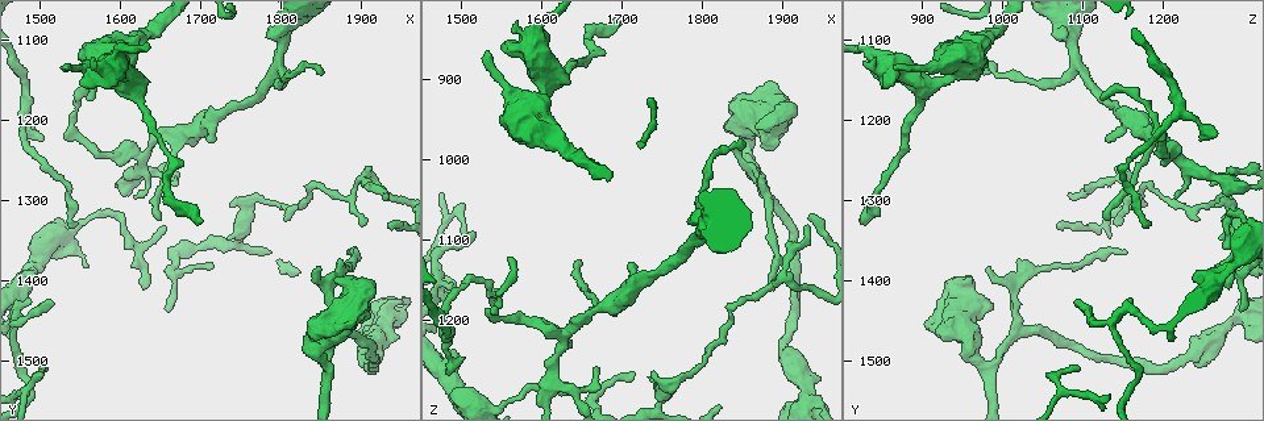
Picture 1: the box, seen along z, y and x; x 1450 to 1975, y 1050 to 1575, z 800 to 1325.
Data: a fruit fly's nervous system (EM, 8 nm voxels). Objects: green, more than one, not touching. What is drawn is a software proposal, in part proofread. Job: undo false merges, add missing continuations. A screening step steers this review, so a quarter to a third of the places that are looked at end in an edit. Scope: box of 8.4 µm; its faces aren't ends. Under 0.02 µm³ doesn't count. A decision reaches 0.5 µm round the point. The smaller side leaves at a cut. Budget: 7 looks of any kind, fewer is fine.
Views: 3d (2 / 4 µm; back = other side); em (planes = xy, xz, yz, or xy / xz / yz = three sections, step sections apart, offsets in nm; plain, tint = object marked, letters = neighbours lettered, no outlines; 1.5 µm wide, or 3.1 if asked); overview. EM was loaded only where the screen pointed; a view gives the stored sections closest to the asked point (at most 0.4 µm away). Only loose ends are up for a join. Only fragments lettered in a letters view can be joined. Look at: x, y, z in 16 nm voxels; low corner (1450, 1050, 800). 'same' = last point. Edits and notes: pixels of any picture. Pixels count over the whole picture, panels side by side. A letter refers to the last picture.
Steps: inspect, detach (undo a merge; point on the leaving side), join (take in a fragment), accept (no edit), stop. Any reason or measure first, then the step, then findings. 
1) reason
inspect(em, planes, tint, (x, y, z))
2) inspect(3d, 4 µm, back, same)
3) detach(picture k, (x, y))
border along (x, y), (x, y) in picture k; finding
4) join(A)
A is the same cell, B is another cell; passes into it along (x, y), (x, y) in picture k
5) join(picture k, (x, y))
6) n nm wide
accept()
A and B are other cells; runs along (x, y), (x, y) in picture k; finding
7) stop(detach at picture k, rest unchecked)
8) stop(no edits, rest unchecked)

abrupt turn
inspect(em, planes, letters, (1660, 1295, 840))

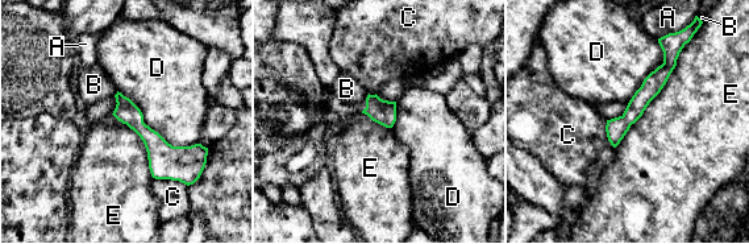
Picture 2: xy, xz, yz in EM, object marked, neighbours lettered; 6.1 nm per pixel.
E touches over 750 nm
accept()
A, B, C, D and E are other cells; one neuron here

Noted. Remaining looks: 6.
tapers out
inspect(em, planes, plain, (1520, 1425, 1095))

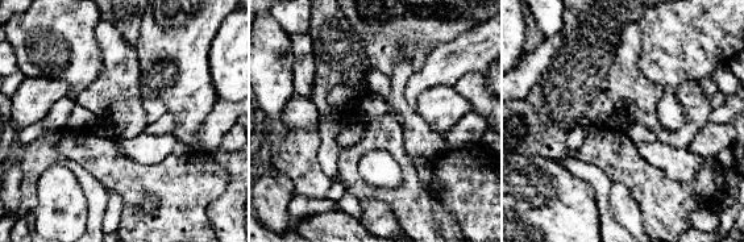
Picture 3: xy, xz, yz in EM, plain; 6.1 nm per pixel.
what lies round it
inspect(em, planes, letters, same)

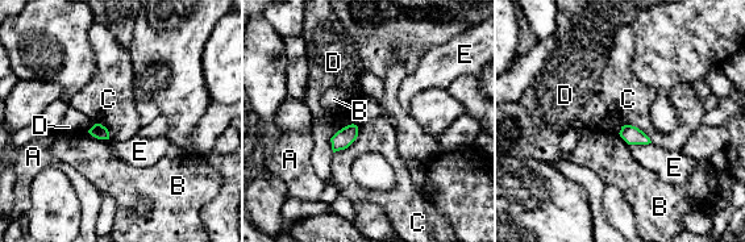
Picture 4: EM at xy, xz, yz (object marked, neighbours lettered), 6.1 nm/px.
accept()
A, B, C, D and E are other cells; none of them fits

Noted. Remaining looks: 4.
branch stops here
inspect(3d, 4 µm, (1655, 1435, 1300))

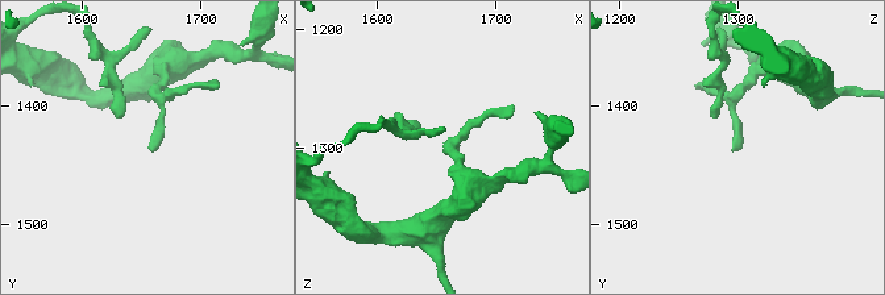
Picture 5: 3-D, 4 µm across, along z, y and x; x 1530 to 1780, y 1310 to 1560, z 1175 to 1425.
inspect(em, xz, step 8, tint, (1658, 1438, 1296))

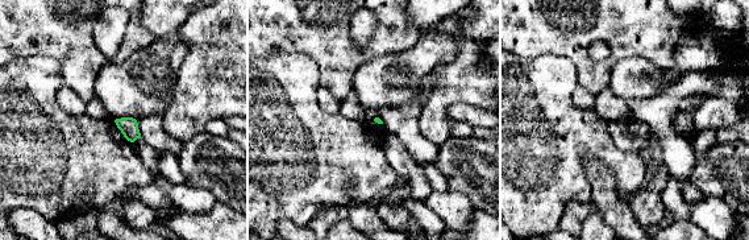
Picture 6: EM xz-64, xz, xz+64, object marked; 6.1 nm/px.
inspect(em, planes, letters, same)

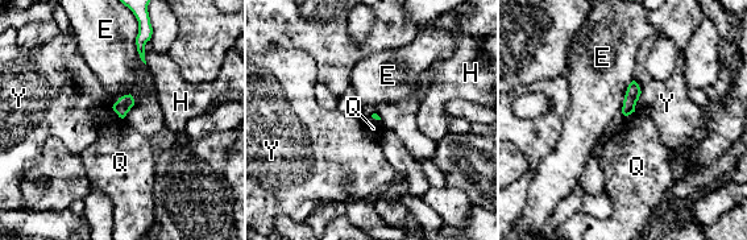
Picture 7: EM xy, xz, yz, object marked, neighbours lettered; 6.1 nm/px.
E touches over 240 nm
accept()
E, H, Q and Y are other cells; border along (634, 111), (625, 116) in picture 7; no lettered fragment goes on from it

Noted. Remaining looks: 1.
stop(no edits, rest unchecked)

